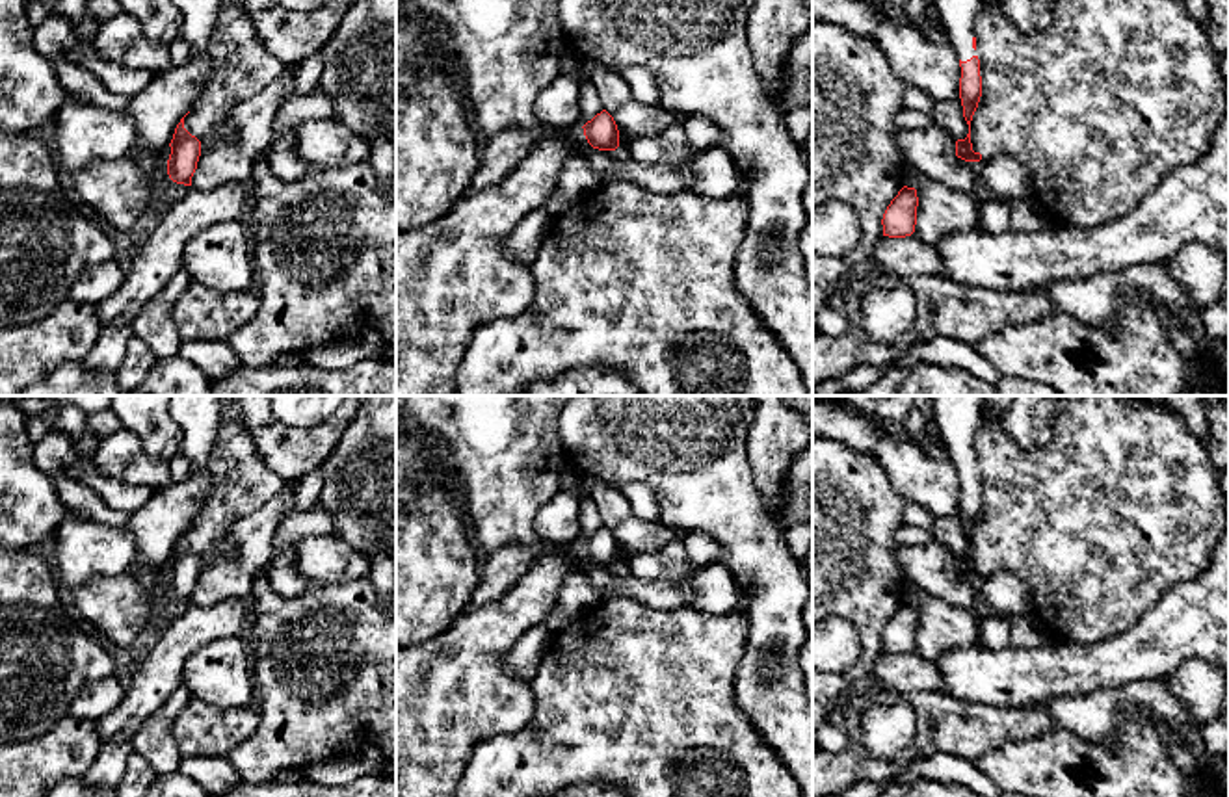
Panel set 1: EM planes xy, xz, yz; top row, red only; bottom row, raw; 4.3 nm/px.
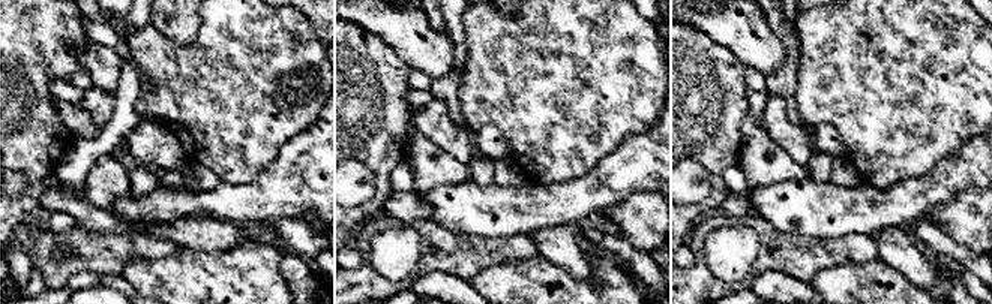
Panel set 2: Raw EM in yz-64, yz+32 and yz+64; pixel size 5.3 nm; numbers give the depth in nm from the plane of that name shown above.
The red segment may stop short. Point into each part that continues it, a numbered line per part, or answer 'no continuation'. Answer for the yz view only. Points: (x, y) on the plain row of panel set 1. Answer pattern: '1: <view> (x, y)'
1: yz (958, 418)

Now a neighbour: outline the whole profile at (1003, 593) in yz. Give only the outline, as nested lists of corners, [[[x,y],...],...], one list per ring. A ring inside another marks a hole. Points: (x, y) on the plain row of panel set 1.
[[[998,568],[978,578],[982,611],[1006,619],[1036,615],[1030,587],[1013,572]]]

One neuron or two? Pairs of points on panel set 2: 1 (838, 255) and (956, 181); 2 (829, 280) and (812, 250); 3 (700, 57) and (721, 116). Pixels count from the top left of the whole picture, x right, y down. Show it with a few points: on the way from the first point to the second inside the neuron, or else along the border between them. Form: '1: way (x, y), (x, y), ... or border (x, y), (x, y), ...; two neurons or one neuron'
1: border (871, 234), (842, 234), (836, 237); two neurons
2: border (857, 262), (824, 267), (808, 282); two neurons
3: way (700, 72), (700, 95), (706, 101); one neuron

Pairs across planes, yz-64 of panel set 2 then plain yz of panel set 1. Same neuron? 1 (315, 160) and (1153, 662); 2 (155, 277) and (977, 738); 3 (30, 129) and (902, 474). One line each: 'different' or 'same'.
1: same
2: different
3: different

